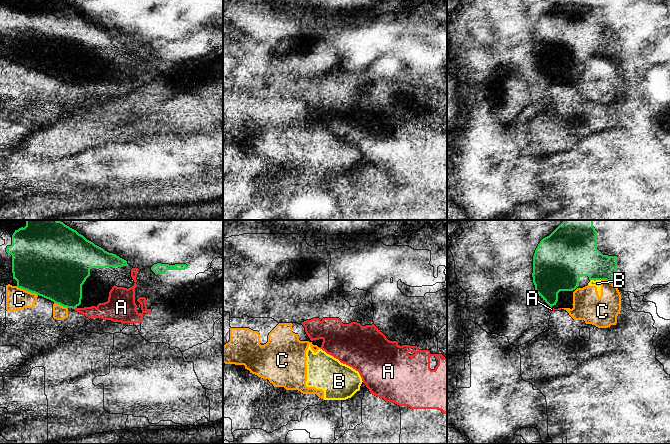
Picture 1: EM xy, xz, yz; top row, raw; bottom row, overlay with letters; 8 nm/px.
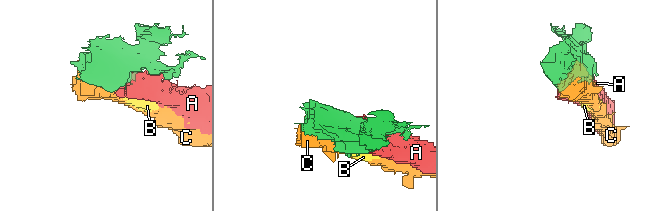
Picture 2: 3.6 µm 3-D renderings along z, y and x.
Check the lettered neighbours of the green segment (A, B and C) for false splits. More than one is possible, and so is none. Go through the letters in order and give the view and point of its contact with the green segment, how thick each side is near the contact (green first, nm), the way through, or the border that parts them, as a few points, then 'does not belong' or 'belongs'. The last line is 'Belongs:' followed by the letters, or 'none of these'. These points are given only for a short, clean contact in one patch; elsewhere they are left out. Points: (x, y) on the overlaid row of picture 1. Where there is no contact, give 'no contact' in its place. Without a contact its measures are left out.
A: meets green in xy at (75, 307); 360 nm thick on the green side, 140 nm on the other; belongs
B: meets green in yz at (595, 280); 340 nm thick on the green side, 60 nm on the other; border along yz (600, 279), (590, 281); does not belong
C: meets green in xy at (27, 290); 500 nm thick on the green side, 180 nm on the other; does not belong
Belongs: A

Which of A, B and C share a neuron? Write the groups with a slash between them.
A / B C

